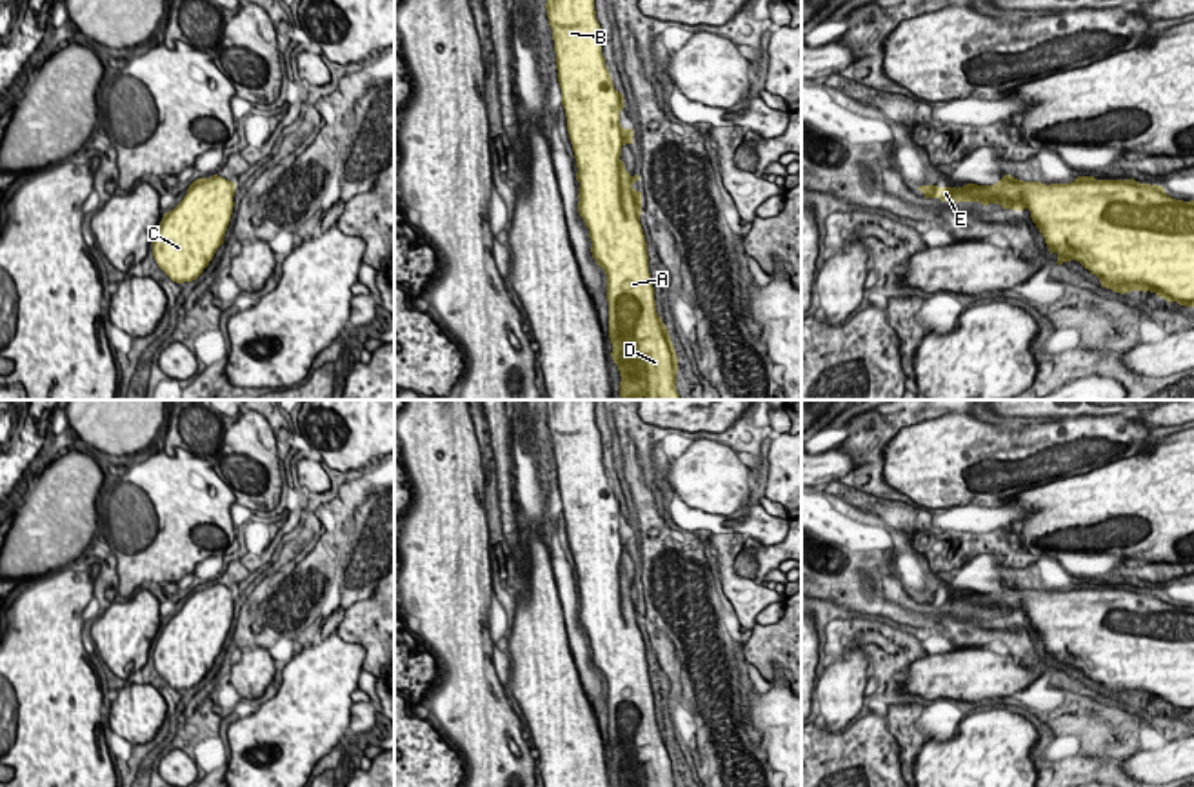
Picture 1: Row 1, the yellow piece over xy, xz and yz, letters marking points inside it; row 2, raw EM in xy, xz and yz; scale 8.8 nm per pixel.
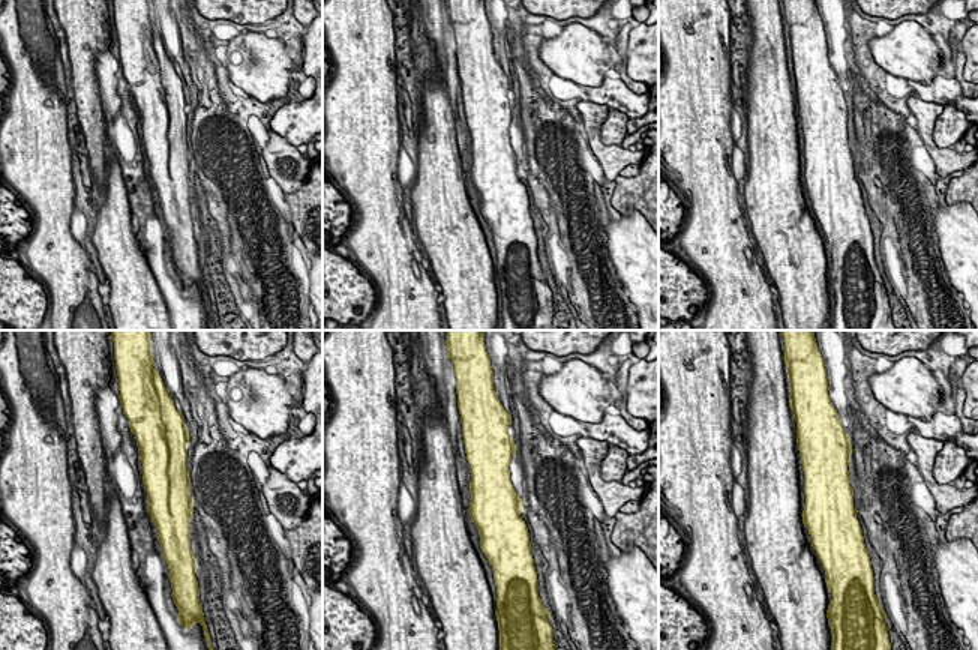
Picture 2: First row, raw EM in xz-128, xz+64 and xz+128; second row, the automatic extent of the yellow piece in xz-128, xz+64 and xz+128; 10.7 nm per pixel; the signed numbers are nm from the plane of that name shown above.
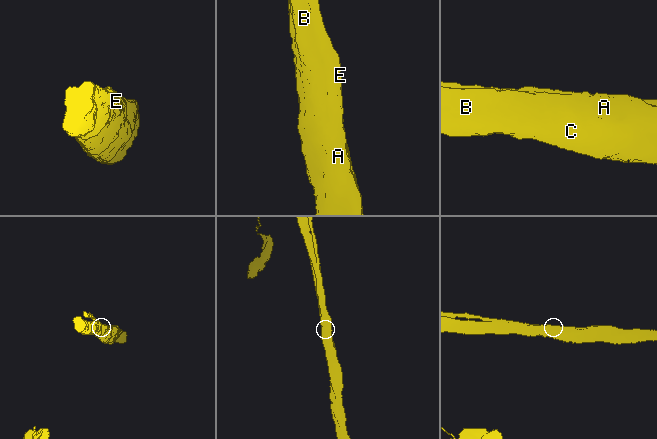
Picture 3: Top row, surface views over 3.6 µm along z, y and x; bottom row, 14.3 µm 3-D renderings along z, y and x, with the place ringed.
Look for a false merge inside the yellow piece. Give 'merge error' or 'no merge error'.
no merge error

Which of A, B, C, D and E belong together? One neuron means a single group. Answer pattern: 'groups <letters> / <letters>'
groups A B C D E

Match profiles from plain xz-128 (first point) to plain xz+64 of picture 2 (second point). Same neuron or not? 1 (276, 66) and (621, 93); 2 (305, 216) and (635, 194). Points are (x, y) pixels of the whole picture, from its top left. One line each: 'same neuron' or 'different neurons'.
1: different neurons
2: same neuron

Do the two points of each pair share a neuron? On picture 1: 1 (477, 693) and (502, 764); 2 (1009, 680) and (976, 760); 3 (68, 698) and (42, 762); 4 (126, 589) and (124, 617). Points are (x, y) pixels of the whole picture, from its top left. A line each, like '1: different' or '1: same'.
1: same
2: different
3: same
4: different

